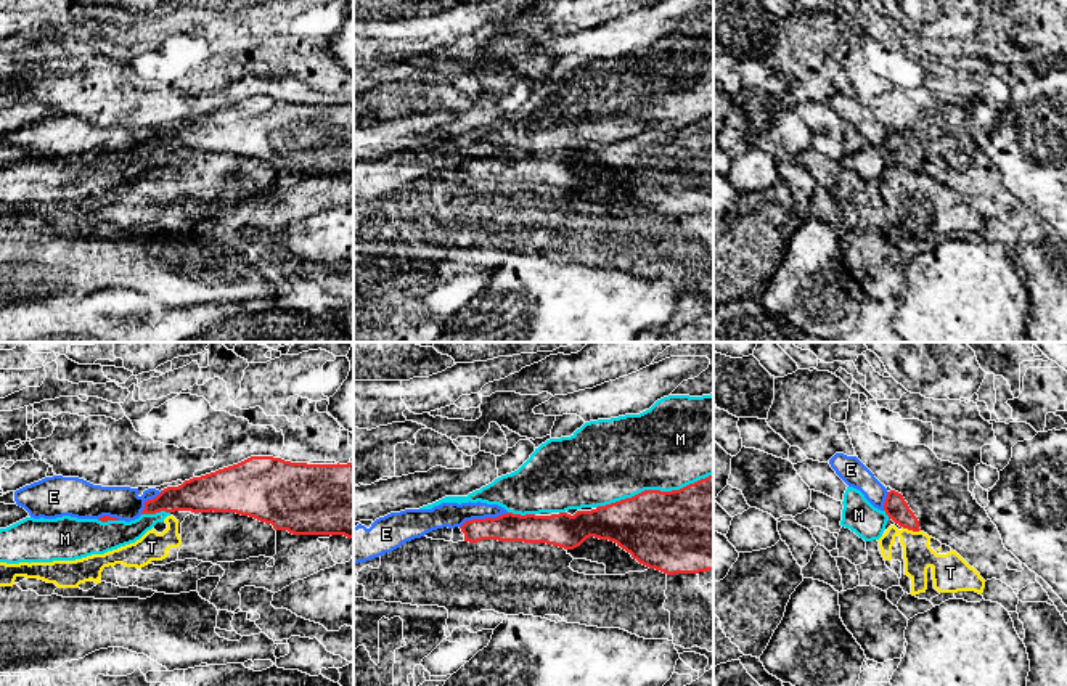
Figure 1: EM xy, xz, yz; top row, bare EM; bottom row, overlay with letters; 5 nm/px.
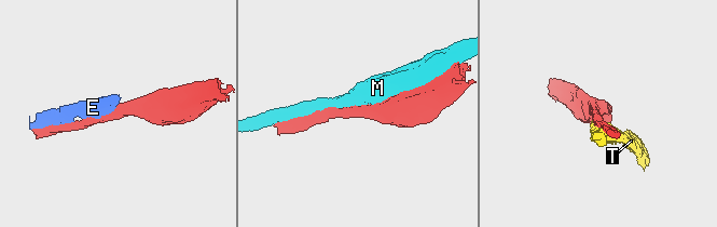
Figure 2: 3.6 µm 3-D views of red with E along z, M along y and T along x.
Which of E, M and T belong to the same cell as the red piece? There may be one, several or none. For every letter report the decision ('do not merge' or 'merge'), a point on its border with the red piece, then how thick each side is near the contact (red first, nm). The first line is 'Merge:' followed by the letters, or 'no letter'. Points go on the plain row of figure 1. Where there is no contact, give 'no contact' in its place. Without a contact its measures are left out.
Merge: no letter
E: do not merge; contact xz (486, 158); calibres 140 and 130 nm
M: do not merge; contact xz (654, 130); calibres 420 and 420 nm
T: do not merge; contact yz (911, 169); calibres 120 and 150 nm

